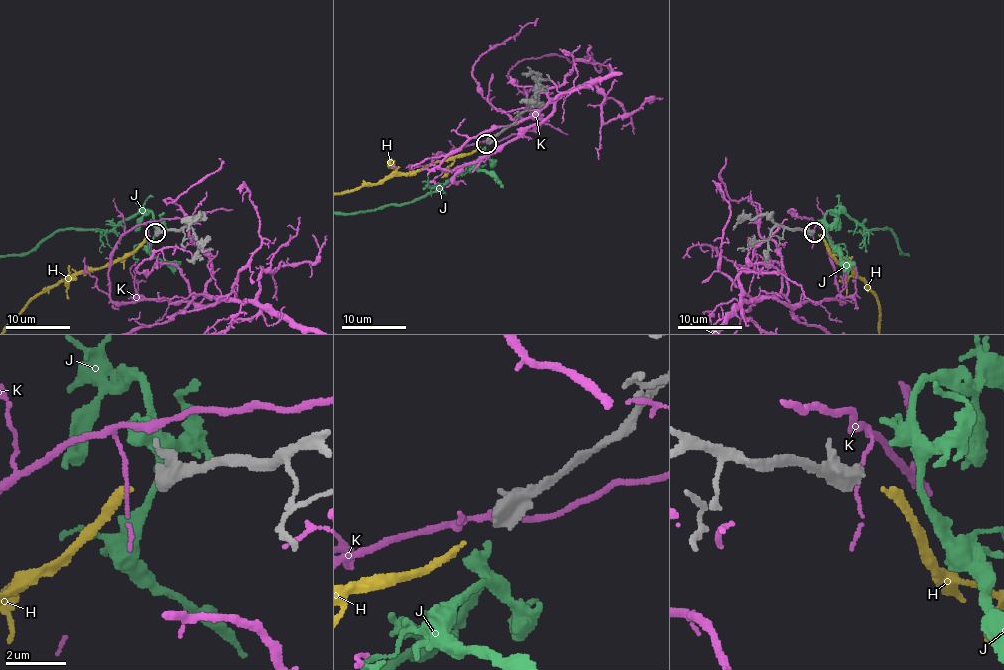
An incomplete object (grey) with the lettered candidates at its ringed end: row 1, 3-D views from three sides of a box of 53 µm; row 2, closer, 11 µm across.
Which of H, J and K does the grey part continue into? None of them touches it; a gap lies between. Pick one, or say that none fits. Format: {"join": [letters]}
{"join": ["H"]}

